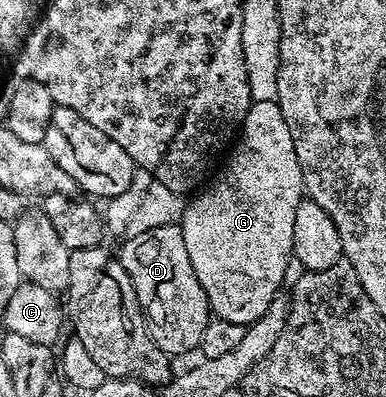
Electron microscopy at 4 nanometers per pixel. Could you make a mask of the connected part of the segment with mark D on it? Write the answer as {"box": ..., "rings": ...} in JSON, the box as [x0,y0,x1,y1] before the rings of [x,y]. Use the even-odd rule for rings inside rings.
{"box":[119,224,211,355],"rings":[[[180,224],[151,227],[151,231],[143,231],[143,235],[135,235],[124,242],[119,250],[121,266],[127,271],[131,283],[135,287],[135,295],[139,299],[141,314],[145,316],[145,325],[149,328],[151,339],[161,350],[170,355],[189,353],[198,348],[203,339],[203,327],[211,319],[209,300],[195,275],[195,267],[191,267],[191,255],[187,255],[187,243],[183,243],[183,231]]]}

